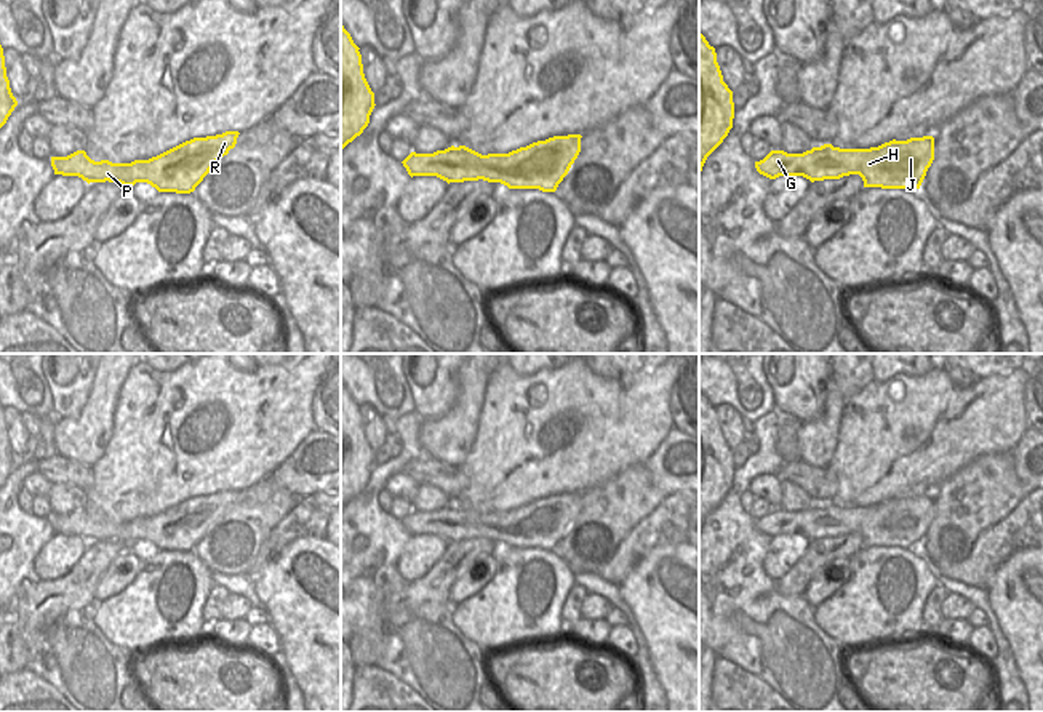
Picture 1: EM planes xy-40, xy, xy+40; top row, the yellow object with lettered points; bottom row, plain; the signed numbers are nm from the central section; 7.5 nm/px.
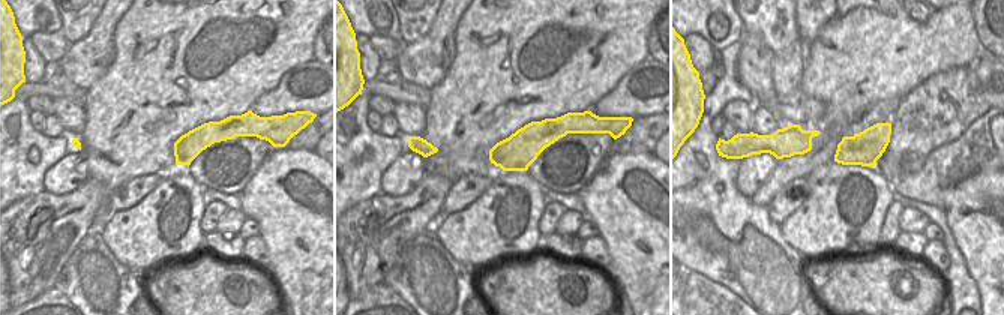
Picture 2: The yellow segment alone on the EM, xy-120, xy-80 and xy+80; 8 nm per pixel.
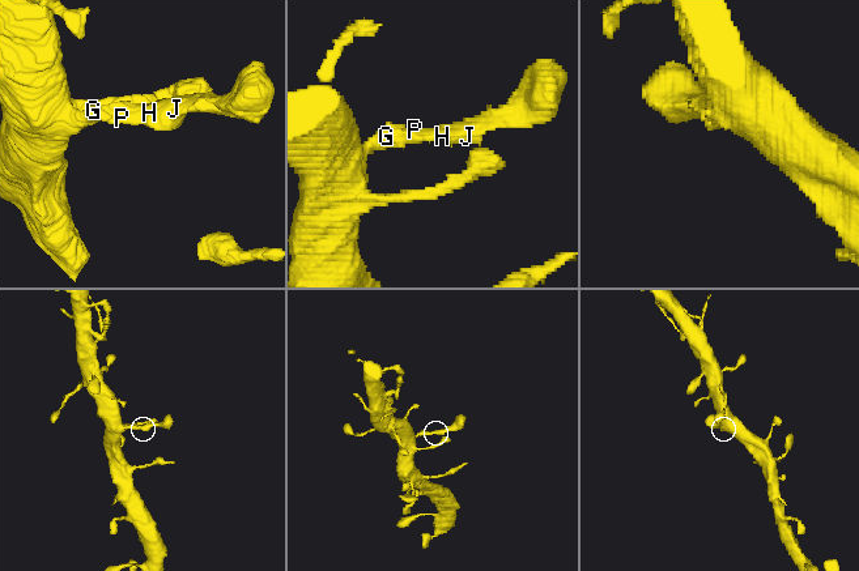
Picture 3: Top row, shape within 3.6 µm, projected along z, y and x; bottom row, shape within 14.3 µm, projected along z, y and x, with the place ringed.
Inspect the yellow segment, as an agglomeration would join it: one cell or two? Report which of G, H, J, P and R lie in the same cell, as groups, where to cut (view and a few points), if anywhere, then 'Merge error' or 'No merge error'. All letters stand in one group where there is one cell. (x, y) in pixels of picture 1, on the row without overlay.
Groups: G H J P R. No split. No merge error.

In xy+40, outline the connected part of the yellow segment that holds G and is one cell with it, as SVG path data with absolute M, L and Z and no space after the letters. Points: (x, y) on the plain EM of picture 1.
M923 494L907 499L893 498L870 507L840 507L824 502L803 512L771 509L763 518L755 520L755 526L769 538L803 534L814 541L859 533L864 546L915 549L920 547L933 518L934 496Z

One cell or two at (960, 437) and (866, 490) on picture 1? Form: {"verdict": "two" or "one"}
{"verdict": "one"}

